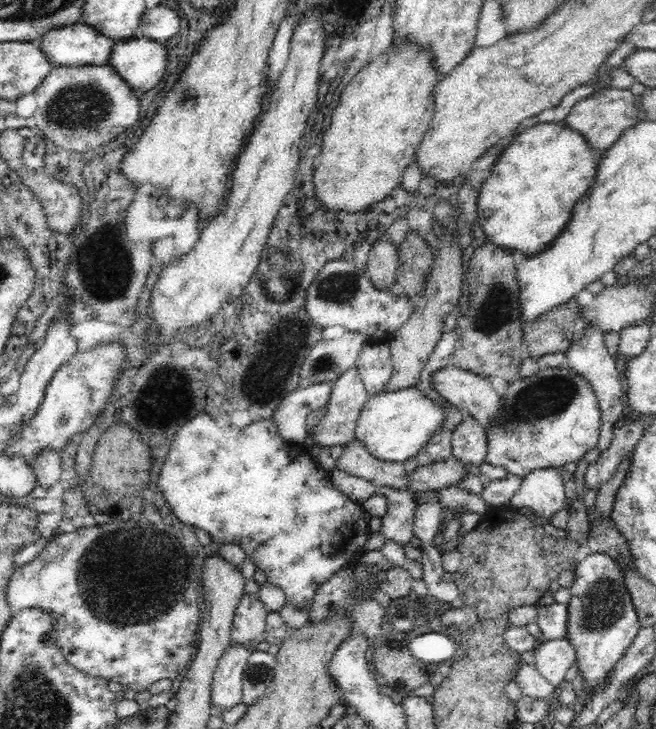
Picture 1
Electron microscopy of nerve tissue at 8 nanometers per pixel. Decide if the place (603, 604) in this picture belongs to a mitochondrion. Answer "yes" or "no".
yes

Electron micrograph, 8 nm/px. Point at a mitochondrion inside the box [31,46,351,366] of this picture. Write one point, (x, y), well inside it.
(78, 109)

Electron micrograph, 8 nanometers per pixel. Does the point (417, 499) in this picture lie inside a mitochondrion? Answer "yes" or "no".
no

